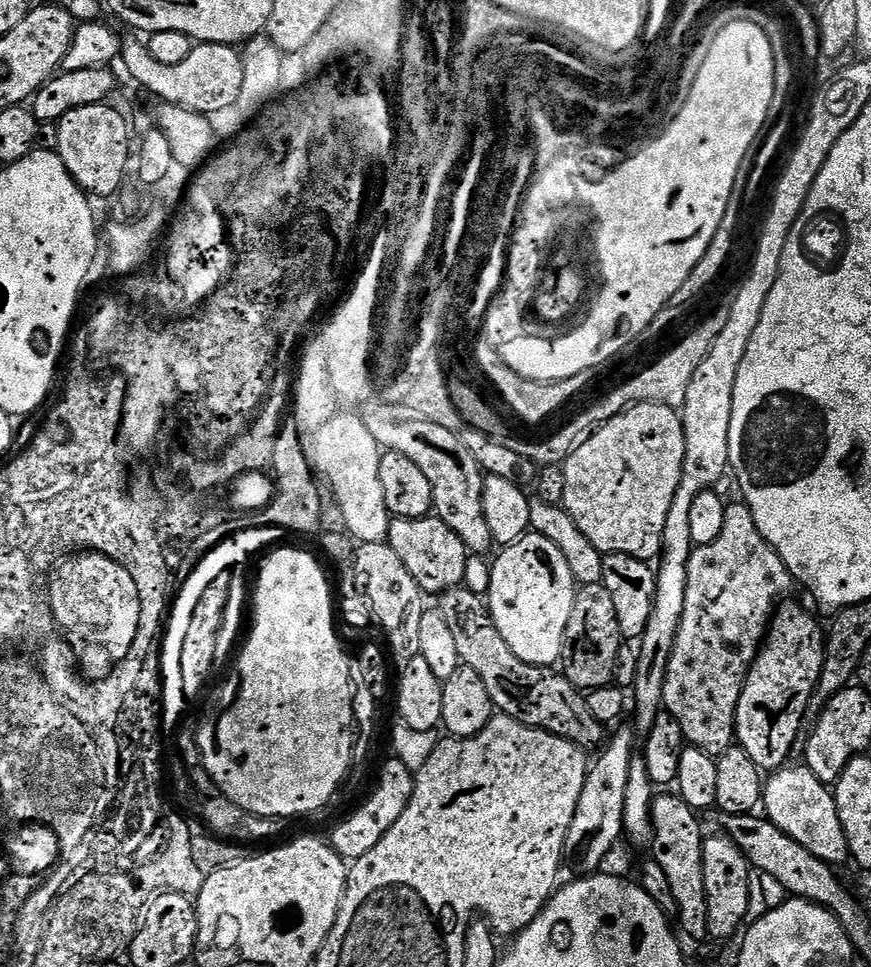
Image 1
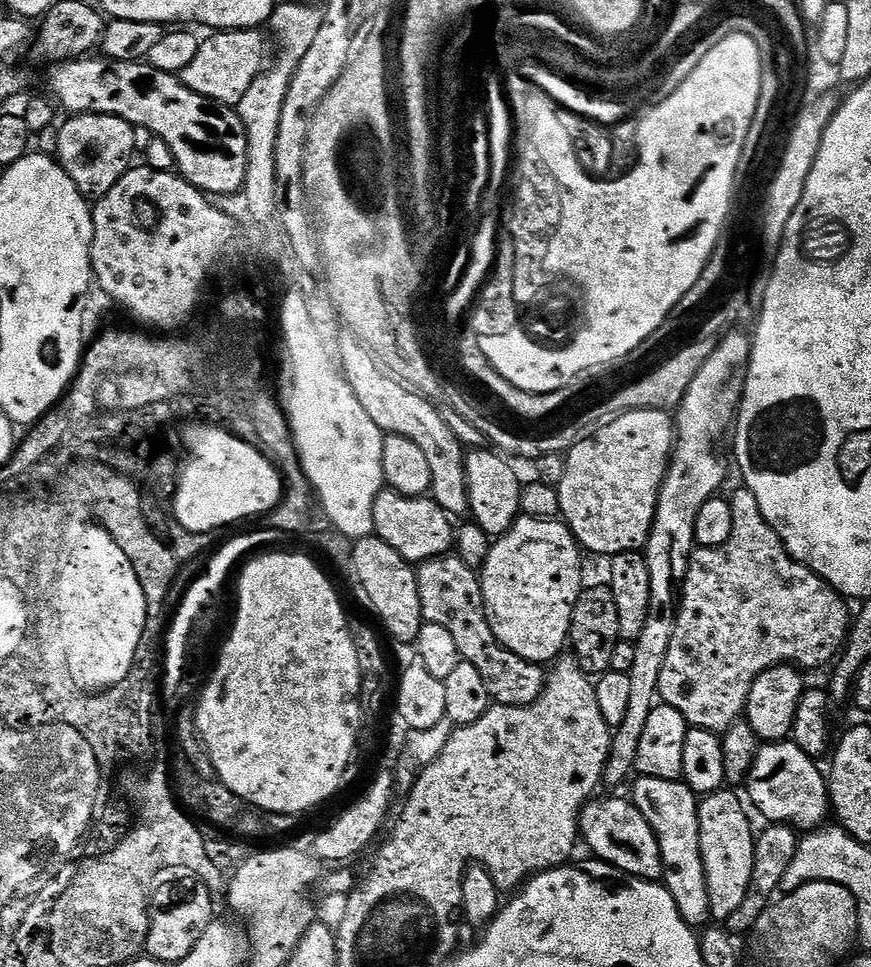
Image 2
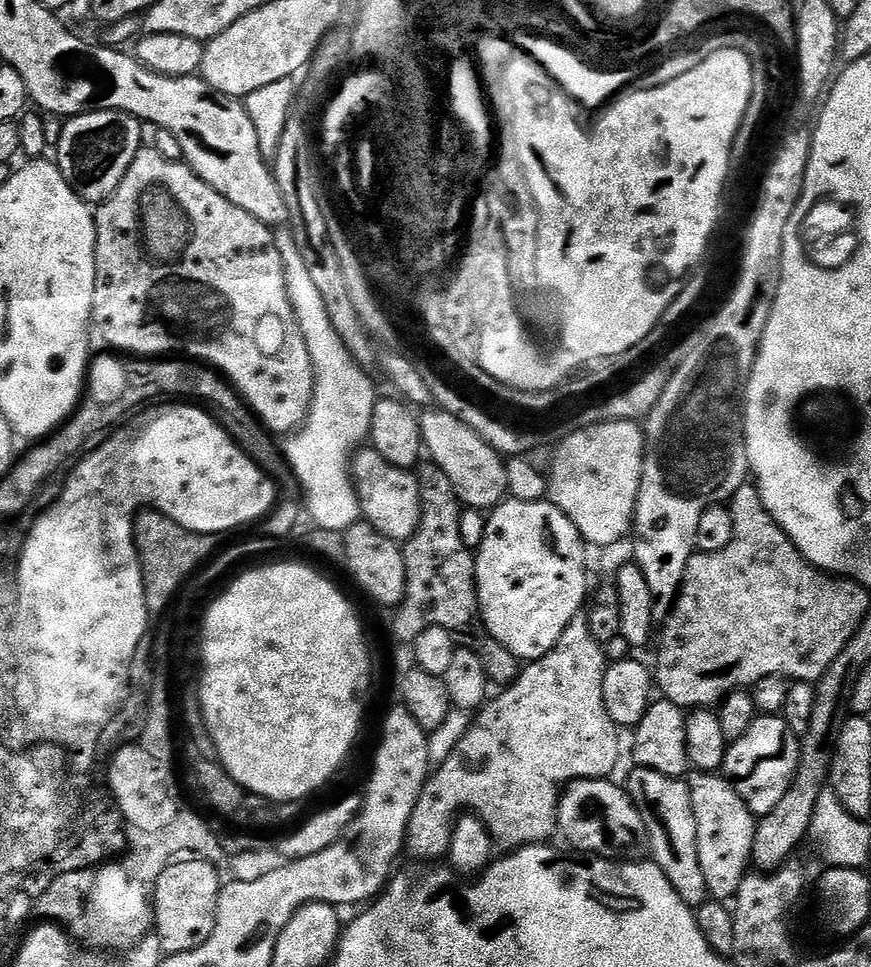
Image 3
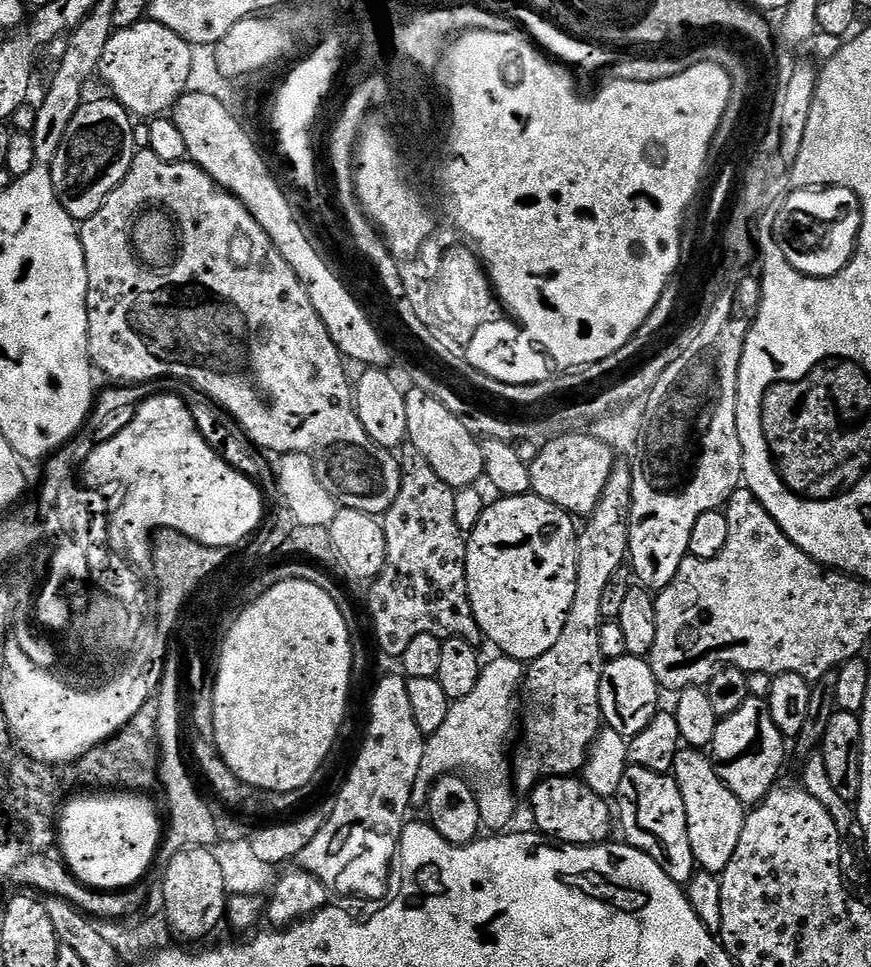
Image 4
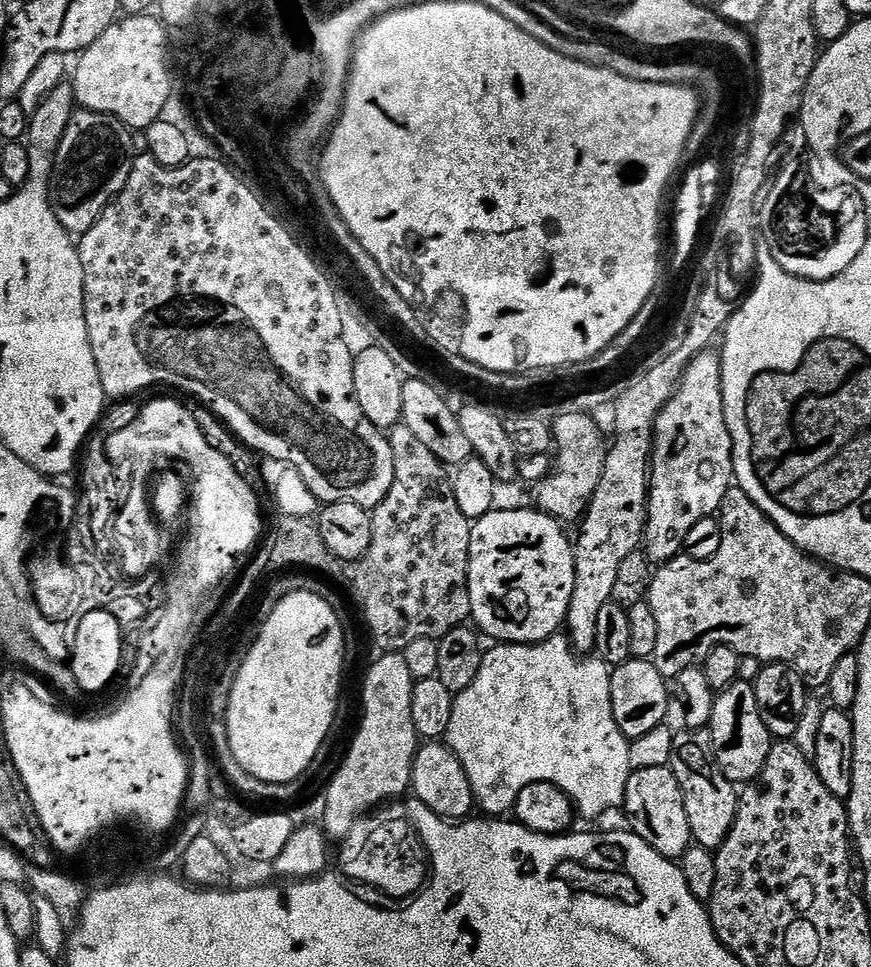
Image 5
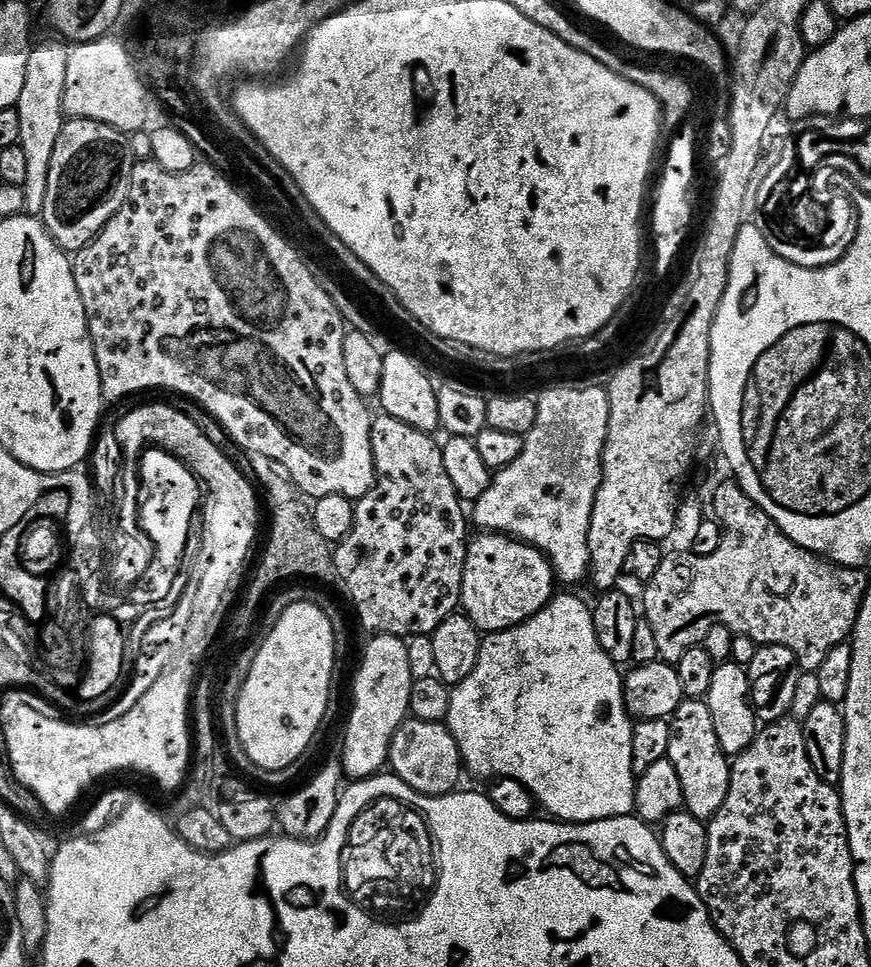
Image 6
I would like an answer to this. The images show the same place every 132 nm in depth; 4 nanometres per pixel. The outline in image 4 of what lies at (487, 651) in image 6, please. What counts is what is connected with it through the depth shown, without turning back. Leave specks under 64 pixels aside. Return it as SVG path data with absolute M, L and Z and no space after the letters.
M499 659L479 669L474 683L467 689L469 692L457 704L455 701L449 707L446 722L442 722L442 726L438 726L438 730L427 737L420 771L420 780L424 782L435 782L441 776L464 770L460 768L469 768L492 780L493 804L485 803L480 810L483 827L488 830L507 829L507 824L516 816L516 804L508 800L514 788L510 783L510 760L504 757L504 747L508 744L508 735L516 720L516 691L519 688L521 691L526 680L526 668L521 661Z

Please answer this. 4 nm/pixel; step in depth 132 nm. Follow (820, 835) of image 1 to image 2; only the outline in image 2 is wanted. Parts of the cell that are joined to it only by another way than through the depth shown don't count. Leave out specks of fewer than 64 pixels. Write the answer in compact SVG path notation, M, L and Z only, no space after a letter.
M791 739L761 743L748 771L747 799L750 804L752 799L753 806L765 816L765 821L773 825L791 825L796 830L818 829L830 816L828 782L818 765Z

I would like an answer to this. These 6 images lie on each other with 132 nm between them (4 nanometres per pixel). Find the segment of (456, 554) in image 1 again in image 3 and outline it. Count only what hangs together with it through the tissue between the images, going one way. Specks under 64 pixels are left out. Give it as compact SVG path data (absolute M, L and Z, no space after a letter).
M364 446L359 449L351 457L351 477L354 481L355 490L357 494L357 500L360 503L360 515L363 517L367 523L372 524L374 526L374 530L378 530L382 533L386 538L390 538L391 540L397 541L397 542L406 542L409 540L410 537L420 529L420 481L417 479L415 475L409 469L406 468L399 468L398 466L394 466L390 462L386 462L386 458L382 458L382 454L378 454L375 450L375 448L371 446Z

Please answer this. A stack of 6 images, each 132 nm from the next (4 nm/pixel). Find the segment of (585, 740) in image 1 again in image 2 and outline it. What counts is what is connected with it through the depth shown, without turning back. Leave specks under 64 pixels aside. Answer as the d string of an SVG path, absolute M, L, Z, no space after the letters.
M449 554L419 565L416 568L416 577L425 621L446 626L446 630L454 634L461 660L478 666L478 674L482 674L482 682L486 682L486 690L493 702L506 706L522 706L531 704L540 697L546 679L545 669L539 664L524 660L500 643L488 621L477 569L462 562L457 554Z

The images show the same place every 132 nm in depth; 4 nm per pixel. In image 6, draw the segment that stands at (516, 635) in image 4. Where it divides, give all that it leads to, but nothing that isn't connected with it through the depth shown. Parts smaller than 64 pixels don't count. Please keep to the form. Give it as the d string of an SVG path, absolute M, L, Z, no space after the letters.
M480 534L480 537L477 540L475 537L468 546L460 599L463 611L468 611L469 618L481 628L481 633L501 632L526 622L544 609L554 595L552 587L557 587L557 584L552 564L540 553L539 548L533 548L532 545L525 544L523 540L514 540L503 534Z

